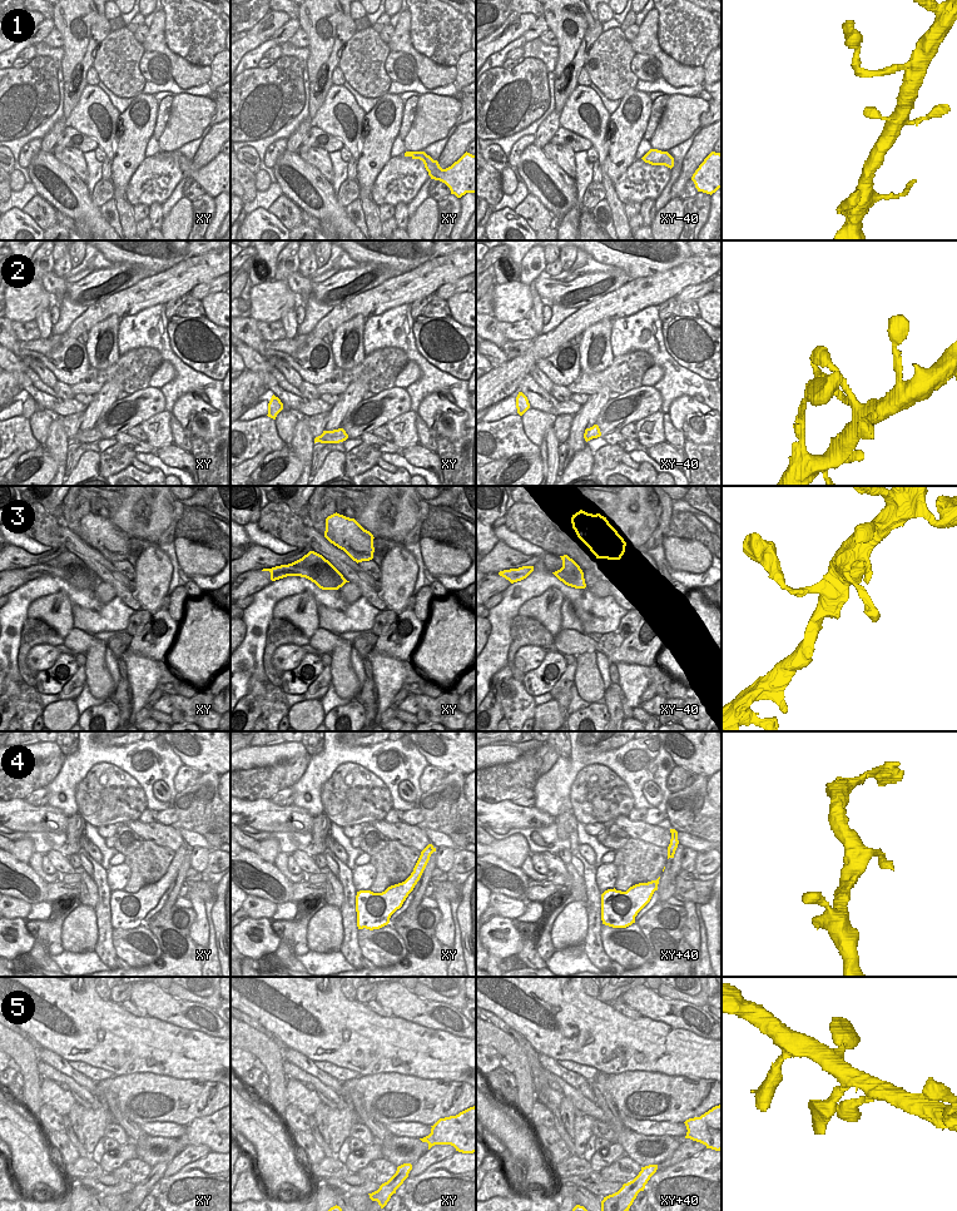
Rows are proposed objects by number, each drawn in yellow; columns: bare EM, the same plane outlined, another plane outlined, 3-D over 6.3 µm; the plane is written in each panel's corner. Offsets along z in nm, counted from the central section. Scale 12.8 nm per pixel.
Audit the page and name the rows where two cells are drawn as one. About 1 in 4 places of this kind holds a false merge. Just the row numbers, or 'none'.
none

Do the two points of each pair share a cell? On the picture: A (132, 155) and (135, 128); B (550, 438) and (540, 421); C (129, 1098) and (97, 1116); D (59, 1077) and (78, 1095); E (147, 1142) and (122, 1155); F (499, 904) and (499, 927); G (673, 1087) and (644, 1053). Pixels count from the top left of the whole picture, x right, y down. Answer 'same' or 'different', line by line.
A: same
B: different
C: same
D: same
E: different
F: different
G: different

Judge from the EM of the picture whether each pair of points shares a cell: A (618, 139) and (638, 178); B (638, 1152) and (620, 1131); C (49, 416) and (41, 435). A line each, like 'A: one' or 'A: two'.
A: two
B: one
C: one

